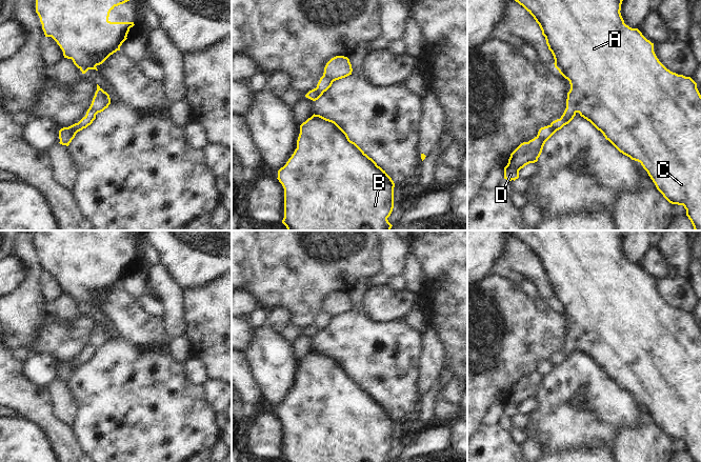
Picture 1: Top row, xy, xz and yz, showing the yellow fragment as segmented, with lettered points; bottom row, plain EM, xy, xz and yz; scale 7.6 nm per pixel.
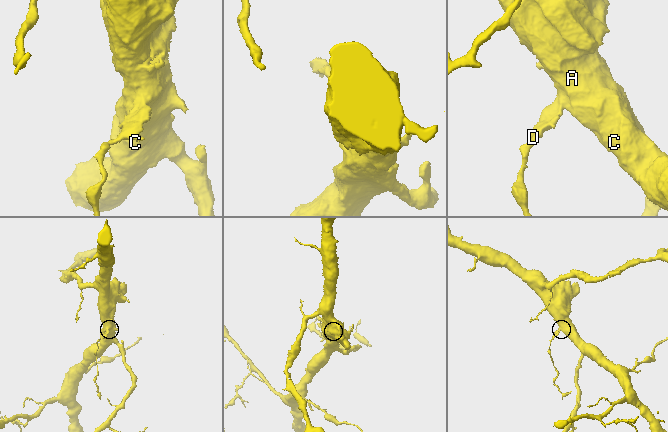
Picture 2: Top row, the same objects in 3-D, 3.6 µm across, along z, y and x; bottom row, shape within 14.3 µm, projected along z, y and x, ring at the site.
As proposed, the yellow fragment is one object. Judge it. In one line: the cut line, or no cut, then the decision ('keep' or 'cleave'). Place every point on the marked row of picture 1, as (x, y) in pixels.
no cut; keep

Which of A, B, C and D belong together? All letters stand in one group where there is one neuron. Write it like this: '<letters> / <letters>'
A B C D

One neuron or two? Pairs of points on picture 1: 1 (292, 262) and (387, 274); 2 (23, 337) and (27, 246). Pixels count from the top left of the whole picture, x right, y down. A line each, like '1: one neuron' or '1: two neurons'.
1: two neurons
2: one neuron

